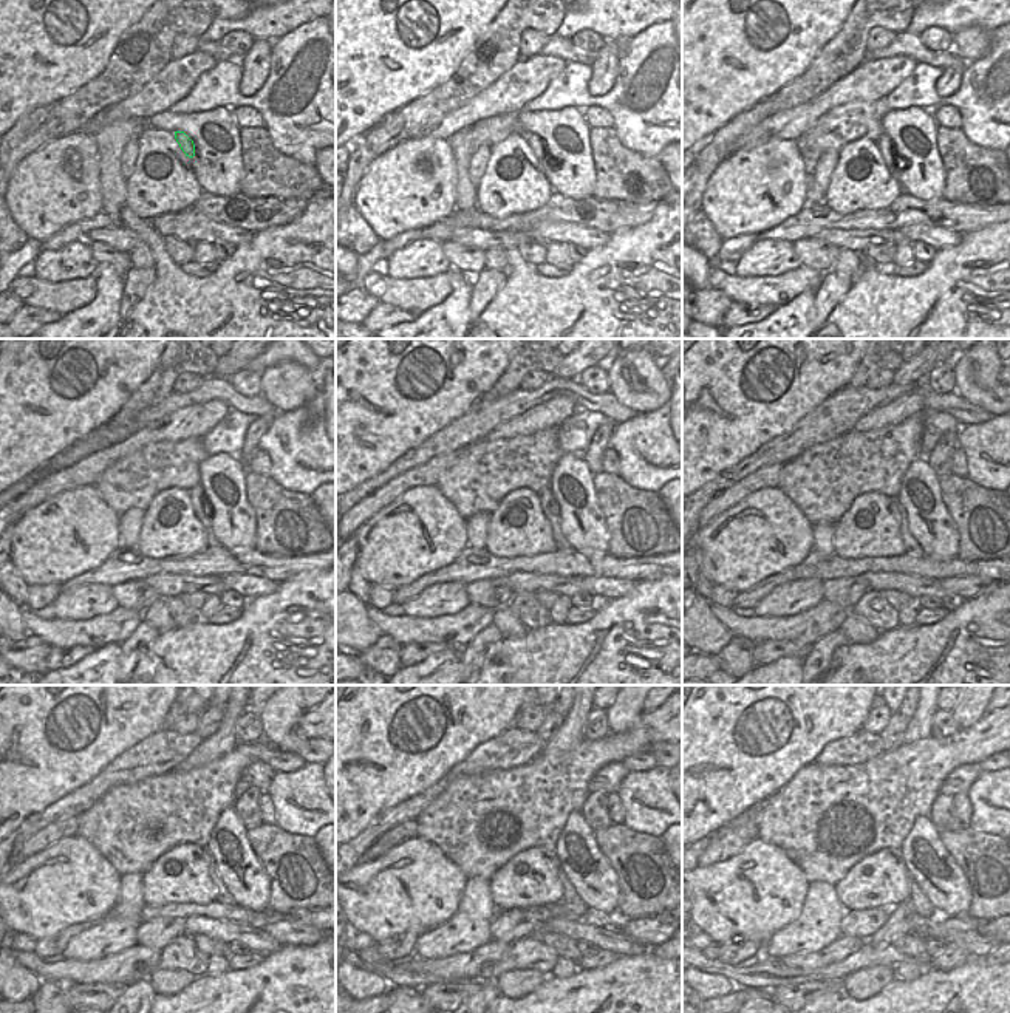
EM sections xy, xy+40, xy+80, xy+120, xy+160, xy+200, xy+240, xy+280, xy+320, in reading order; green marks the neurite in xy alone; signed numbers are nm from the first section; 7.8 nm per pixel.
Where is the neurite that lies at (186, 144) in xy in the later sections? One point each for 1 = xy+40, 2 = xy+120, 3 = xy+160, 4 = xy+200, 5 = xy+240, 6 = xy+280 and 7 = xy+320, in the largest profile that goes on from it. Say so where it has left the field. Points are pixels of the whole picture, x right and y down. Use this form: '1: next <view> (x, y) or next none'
1: next xy+40 (534, 141)
2: next xy+120 (200, 503)
3: next xy+160 (549, 506)
4: next xy+200 (913, 548)
5: next xy+240 (223, 896)
6: next xy+280 (574, 905)
7: next xy+320 (921, 903)

